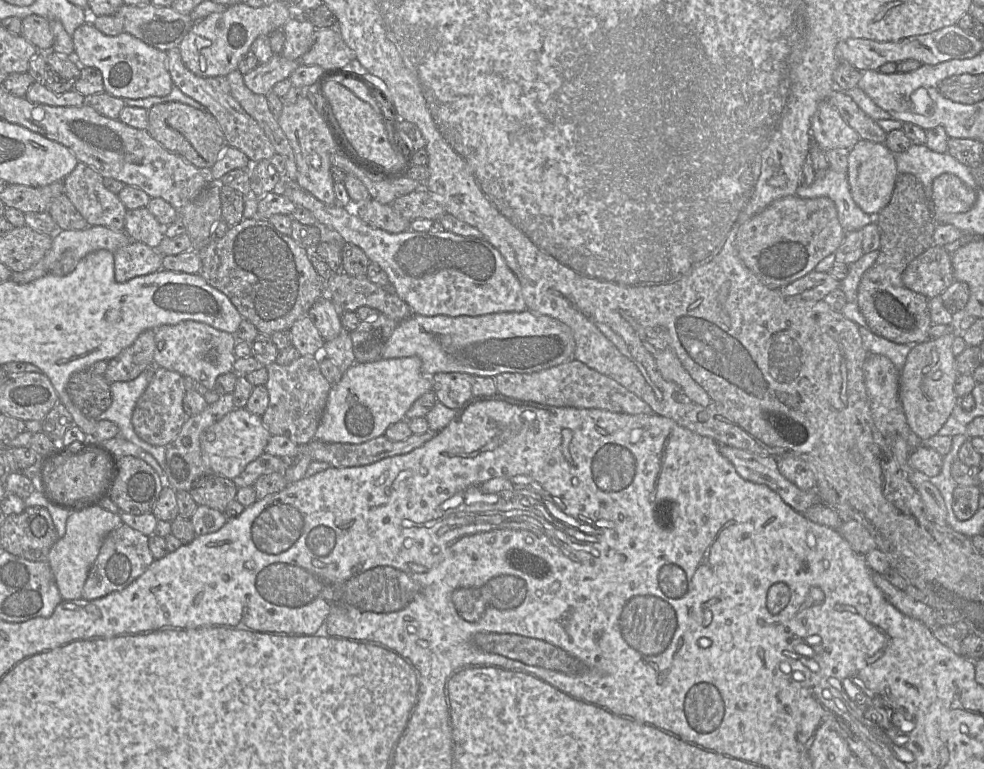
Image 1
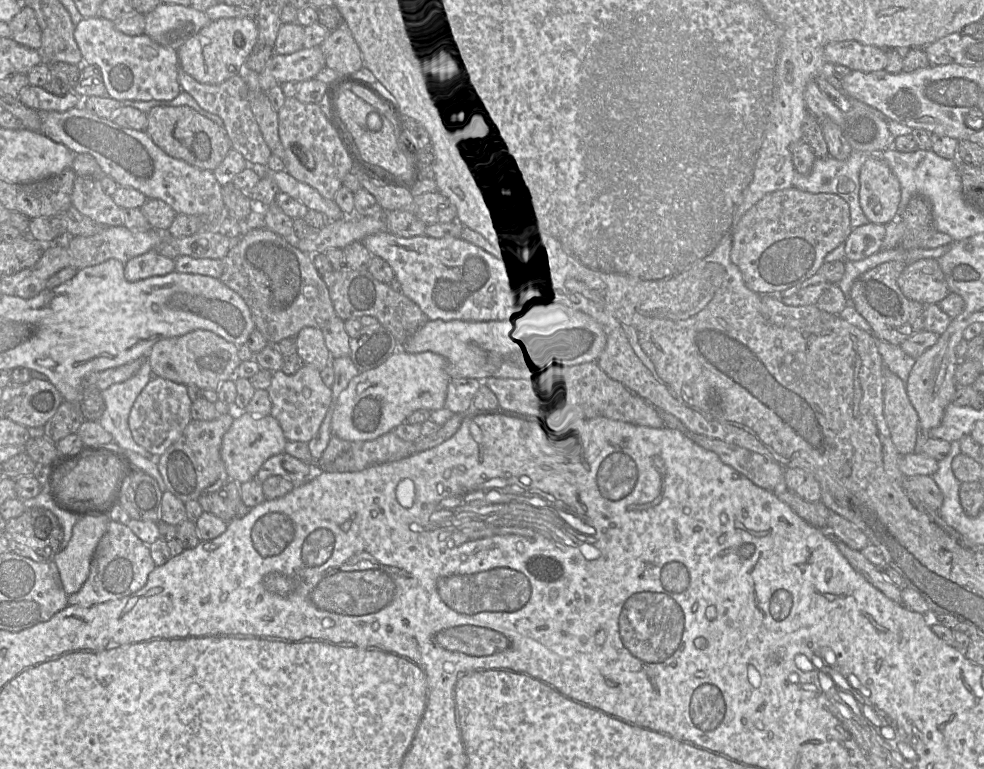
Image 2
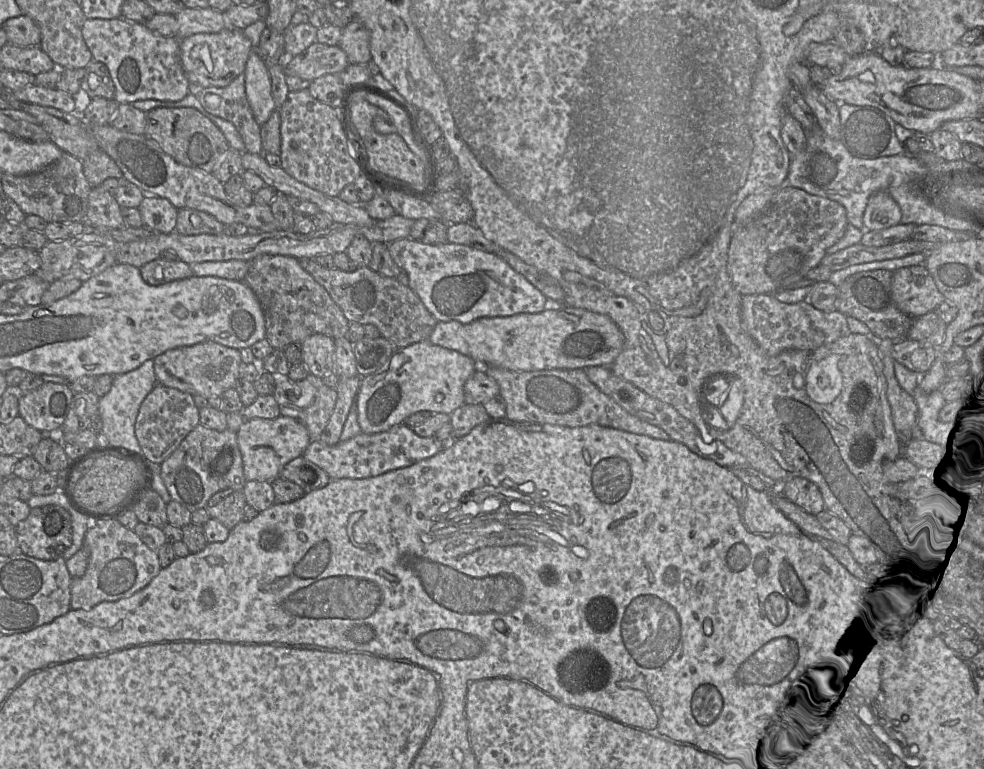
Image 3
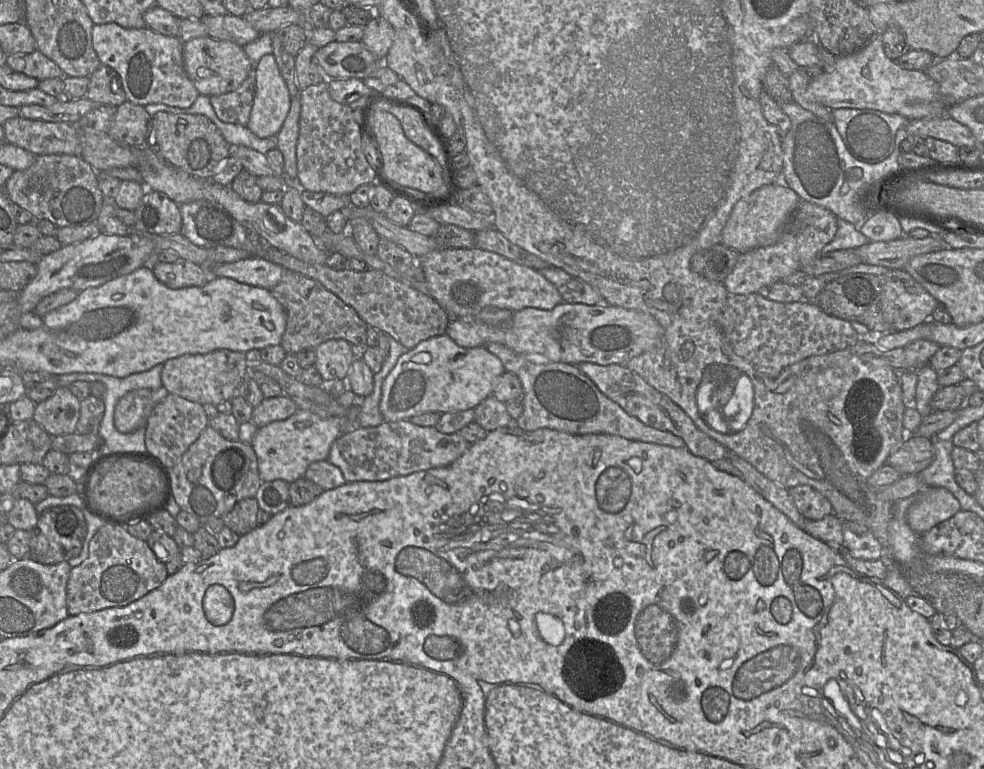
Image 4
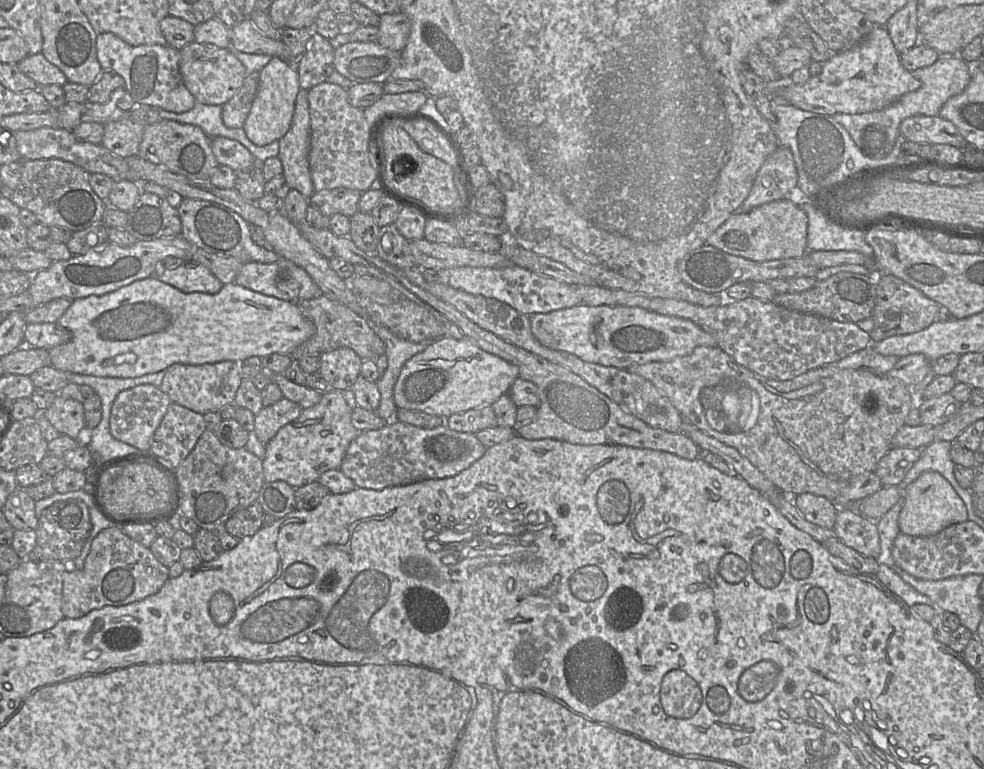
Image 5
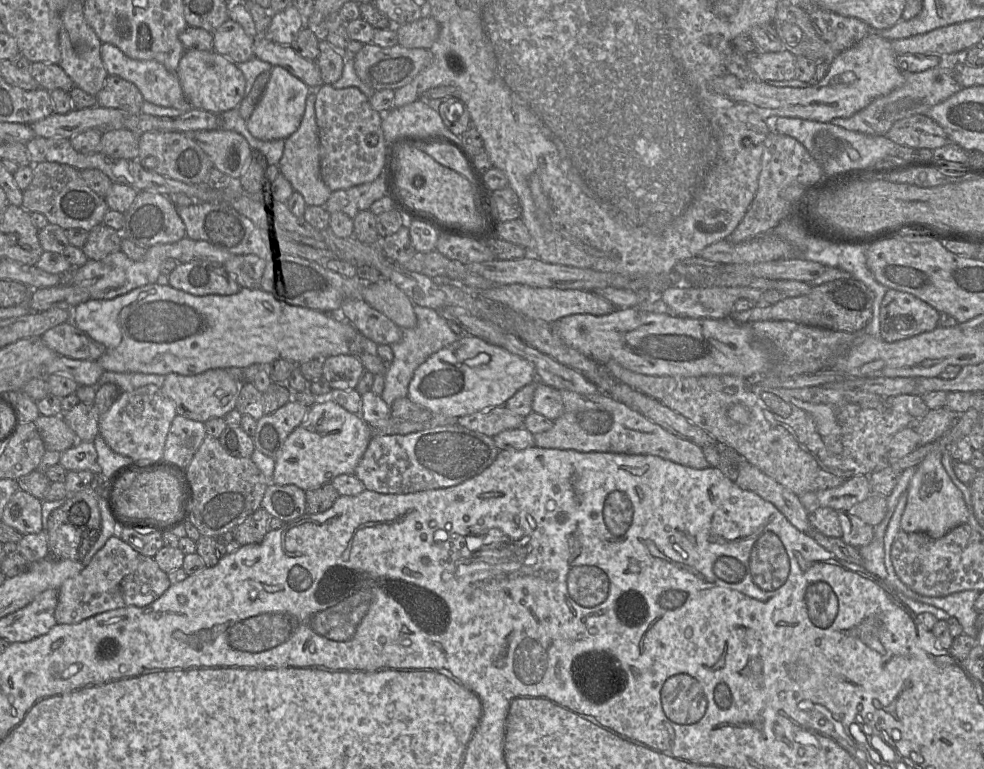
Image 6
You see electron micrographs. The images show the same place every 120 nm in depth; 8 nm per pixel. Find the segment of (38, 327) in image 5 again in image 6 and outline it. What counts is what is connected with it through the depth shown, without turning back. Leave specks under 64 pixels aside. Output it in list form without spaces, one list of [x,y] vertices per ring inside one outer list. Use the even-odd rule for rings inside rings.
[[[68,322],[47,330],[40,339],[58,355],[77,360],[97,361],[106,351],[103,344]]]

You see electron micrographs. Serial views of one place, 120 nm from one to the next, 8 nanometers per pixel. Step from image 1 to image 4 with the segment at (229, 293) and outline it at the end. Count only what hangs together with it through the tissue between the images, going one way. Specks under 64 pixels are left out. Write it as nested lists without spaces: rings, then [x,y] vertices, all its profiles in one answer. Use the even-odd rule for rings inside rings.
[[[284,270],[281,281],[270,292],[286,314],[286,328],[280,345],[287,354],[295,355],[333,339],[346,340],[356,349],[367,347],[366,322],[351,306],[317,280]]]

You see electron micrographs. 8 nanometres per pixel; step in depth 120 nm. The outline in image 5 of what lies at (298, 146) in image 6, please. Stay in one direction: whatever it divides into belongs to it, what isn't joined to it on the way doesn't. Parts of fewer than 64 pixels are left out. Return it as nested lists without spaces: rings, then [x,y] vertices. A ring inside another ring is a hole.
[[[300,90],[295,103],[295,111],[288,132],[279,139],[278,157],[283,165],[283,176],[290,189],[299,191],[310,198],[314,186],[309,170],[310,113],[308,90]]]

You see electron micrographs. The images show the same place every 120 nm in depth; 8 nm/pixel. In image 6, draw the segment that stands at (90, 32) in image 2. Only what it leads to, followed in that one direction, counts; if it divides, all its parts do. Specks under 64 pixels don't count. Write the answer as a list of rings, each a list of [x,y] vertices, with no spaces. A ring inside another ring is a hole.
[[[102,43],[100,51],[108,75],[116,75],[133,83],[141,92],[144,101],[158,106],[176,108],[184,112],[194,108],[186,98],[177,74],[168,71],[161,63],[154,60],[132,59],[110,43]]]

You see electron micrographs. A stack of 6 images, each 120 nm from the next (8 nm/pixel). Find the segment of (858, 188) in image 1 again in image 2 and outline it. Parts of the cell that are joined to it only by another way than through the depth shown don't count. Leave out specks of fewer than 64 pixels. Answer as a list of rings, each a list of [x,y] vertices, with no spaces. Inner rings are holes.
[[[879,155],[865,161],[859,182],[859,203],[869,222],[885,225],[898,217],[900,183]]]

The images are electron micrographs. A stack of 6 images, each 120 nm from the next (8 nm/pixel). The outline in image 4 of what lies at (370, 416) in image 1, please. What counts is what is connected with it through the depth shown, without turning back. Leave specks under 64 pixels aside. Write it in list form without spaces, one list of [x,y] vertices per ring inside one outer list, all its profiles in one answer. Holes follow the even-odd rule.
[[[447,334],[421,341],[402,354],[382,384],[379,409],[386,422],[407,420],[425,412],[455,412],[475,408],[492,395],[496,380],[505,371],[501,360],[485,346],[464,348]]]

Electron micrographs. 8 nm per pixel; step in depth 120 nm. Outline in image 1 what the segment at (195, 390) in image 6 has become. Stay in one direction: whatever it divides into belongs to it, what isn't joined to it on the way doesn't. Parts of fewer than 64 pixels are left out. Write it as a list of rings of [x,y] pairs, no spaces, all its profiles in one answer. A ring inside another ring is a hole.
[[[185,320],[174,325],[162,325],[155,330],[154,362],[162,368],[190,376],[205,386],[214,389],[218,376],[233,371],[237,359],[234,334],[218,330],[206,323]]]

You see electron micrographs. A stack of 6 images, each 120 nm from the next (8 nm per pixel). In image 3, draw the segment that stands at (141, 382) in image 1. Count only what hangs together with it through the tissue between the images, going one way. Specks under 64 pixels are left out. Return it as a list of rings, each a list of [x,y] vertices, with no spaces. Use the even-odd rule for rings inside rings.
[[[147,360],[130,372],[113,376],[113,384],[110,391],[99,398],[99,415],[102,420],[101,432],[108,441],[108,443],[102,444],[142,453],[135,435],[135,422],[142,402],[157,384],[154,372],[154,360]]]

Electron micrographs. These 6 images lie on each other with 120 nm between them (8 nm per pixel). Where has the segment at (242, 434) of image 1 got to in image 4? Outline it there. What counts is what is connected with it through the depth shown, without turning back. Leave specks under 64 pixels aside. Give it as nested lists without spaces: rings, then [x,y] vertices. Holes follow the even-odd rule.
[[[299,410],[285,420],[258,428],[251,446],[256,453],[262,482],[283,480],[292,483],[303,478],[310,464],[327,460],[333,442],[345,431],[340,418],[322,418],[308,410]]]

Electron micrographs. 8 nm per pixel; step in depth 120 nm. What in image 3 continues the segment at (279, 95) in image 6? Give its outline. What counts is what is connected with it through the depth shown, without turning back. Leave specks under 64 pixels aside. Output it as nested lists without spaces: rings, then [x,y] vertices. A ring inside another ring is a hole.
[[[255,51],[251,52],[243,74],[248,103],[255,121],[262,126],[276,109],[276,104],[271,93],[268,67]]]

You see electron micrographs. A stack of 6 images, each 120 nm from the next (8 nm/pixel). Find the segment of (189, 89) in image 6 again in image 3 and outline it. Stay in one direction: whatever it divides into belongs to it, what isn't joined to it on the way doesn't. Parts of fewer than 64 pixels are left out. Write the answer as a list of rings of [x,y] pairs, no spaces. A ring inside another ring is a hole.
[[[227,27],[217,33],[198,33],[180,40],[181,63],[190,83],[203,87],[225,87],[244,73],[247,60],[253,52],[251,41],[243,31]]]

